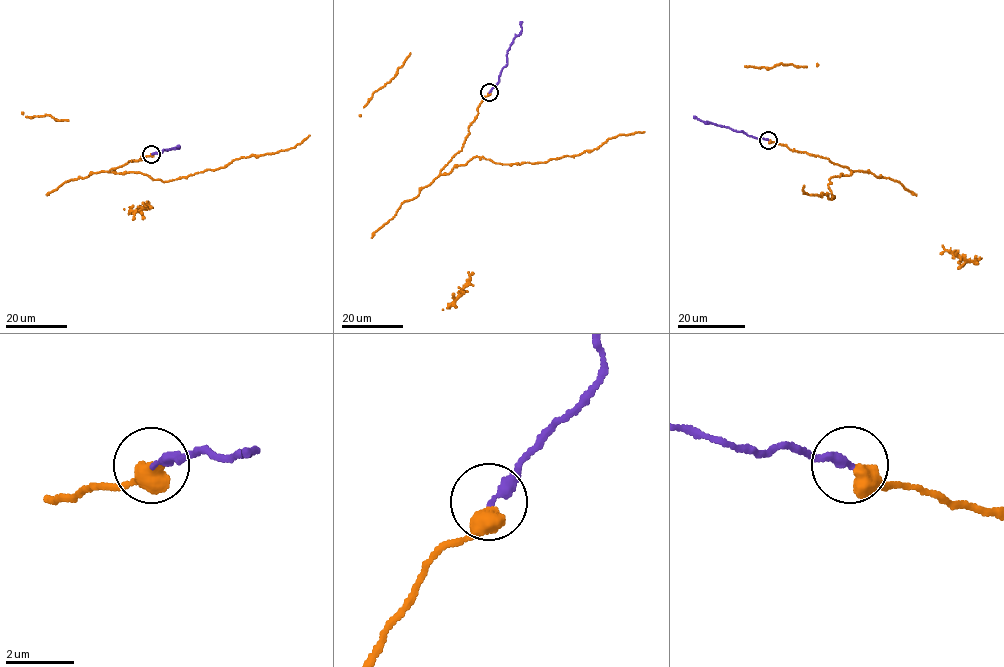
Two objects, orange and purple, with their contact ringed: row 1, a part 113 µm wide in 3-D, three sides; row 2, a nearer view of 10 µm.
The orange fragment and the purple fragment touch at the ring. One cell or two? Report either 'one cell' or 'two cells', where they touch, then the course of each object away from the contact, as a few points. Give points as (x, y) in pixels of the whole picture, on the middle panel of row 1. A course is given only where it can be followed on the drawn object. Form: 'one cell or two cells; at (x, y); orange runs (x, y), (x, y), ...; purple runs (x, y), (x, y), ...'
one cell; at (489, 92); orange runs (489, 93), (462, 150), (441, 173), (476, 156), (503, 164), (546, 162), (644, 131); purple runs (489, 92), (507, 63), (507, 52), (522, 29), (521, 21)

